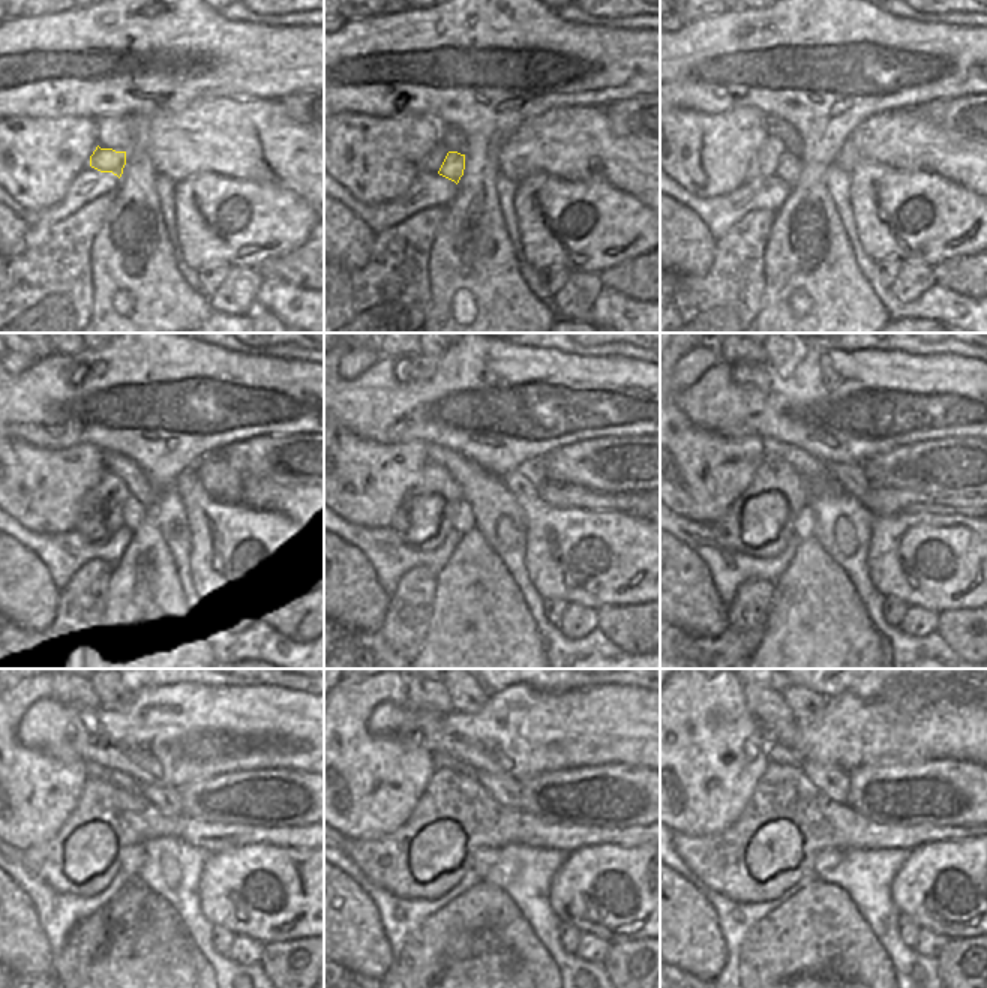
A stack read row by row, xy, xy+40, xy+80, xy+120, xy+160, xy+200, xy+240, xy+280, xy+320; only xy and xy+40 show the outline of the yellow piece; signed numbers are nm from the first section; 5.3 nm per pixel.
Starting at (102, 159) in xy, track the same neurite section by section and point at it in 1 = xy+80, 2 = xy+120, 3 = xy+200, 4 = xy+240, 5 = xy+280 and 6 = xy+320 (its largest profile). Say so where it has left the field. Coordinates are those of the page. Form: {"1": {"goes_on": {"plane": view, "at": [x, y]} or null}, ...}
{"1": {"goes_on": {"plane": "xy+80", "at": [788, 170]}}, "2": {"goes_on": {"plane": "xy+120", "at": [132, 511]}}, "3": {"goes_on": {"plane": "xy+200", "at": [803, 520]}}, "4": {"goes_on": {"plane": "xy+240", "at": [132, 856]}}, "5": {"goes_on": {"plane": "xy+280", "at": [485, 858]}}, "6": {"goes_on": {"plane": "xy+320", "at": [825, 859]}}}

